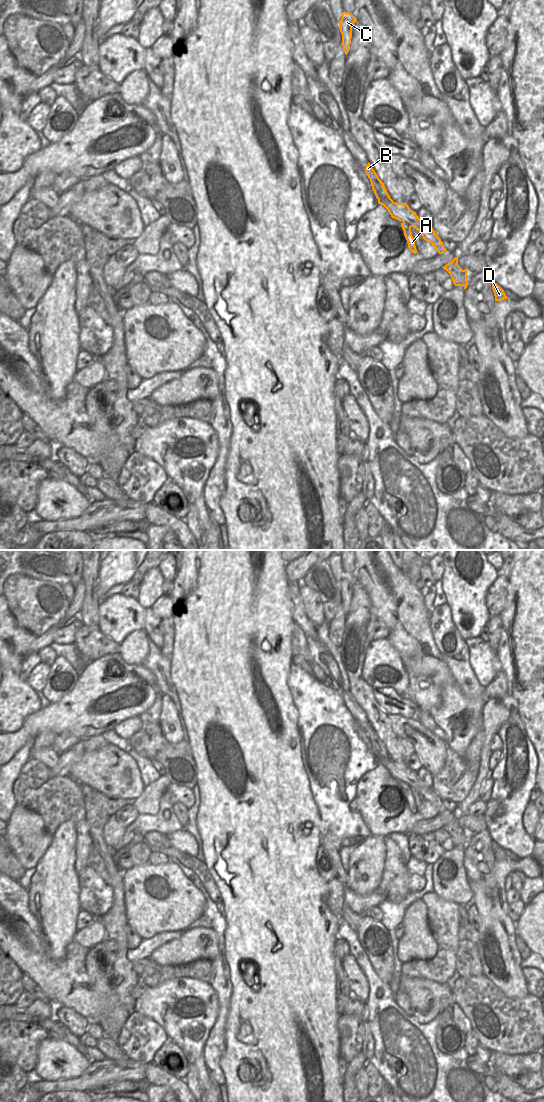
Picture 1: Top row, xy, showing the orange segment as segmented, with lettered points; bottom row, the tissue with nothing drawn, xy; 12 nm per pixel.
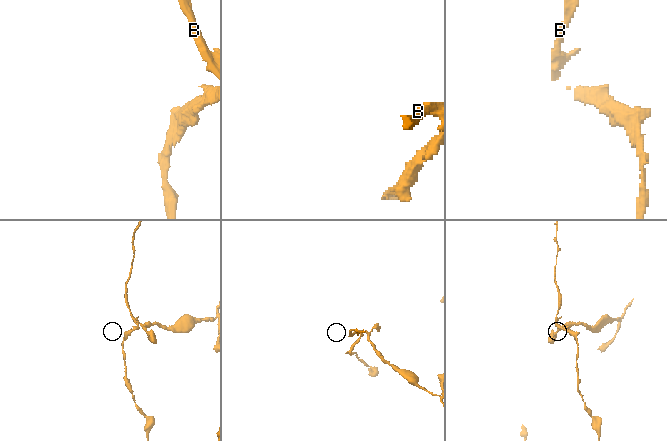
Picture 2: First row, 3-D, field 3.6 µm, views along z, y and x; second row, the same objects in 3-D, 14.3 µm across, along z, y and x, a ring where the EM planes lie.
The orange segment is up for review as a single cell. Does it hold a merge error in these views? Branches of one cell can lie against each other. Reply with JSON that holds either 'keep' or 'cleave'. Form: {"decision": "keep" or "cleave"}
{"decision": "cleave"}

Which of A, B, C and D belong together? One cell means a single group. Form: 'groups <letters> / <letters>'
groups A B C / D

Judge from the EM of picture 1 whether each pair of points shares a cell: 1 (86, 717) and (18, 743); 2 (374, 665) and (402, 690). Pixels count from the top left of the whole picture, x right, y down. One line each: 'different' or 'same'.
1: same
2: same

